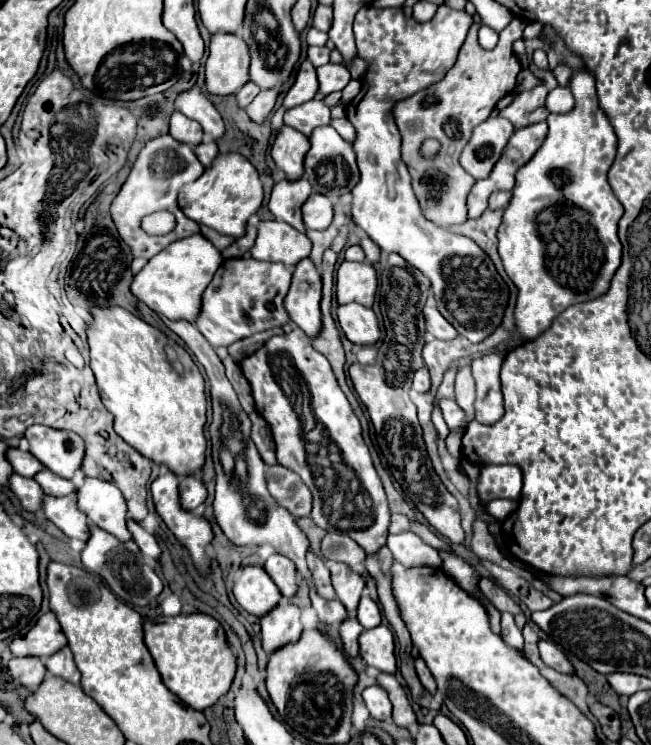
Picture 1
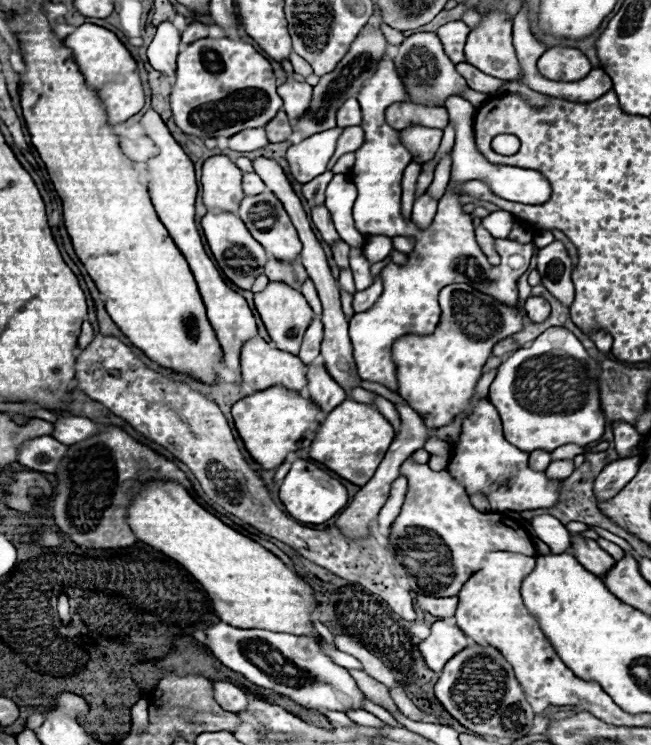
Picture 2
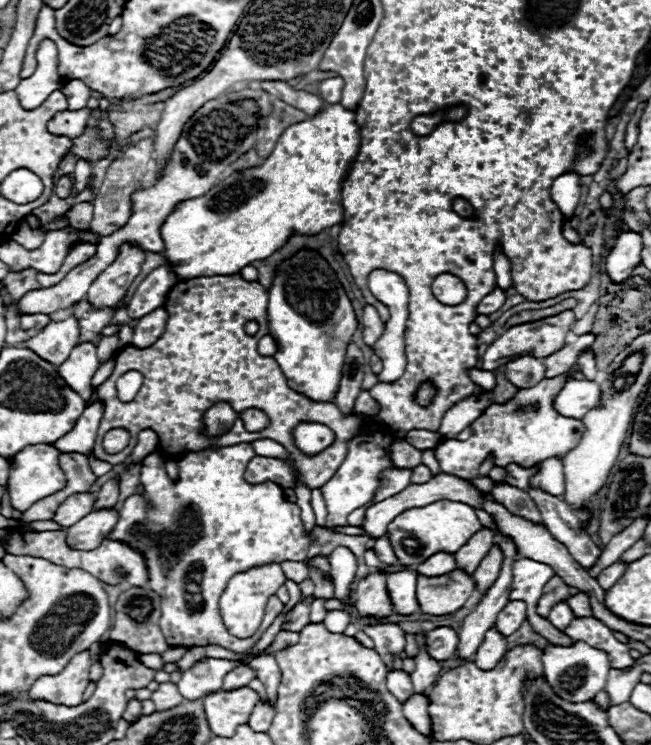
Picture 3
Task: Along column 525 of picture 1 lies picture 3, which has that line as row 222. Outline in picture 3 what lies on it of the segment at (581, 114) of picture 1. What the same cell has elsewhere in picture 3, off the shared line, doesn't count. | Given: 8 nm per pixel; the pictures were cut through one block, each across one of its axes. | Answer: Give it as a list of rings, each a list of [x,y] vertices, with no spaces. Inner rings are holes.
[[[328,104],[320,114],[298,122],[284,130],[276,142],[272,154],[256,168],[234,172],[222,184],[214,186],[208,194],[180,202],[176,210],[166,218],[162,226],[164,254],[168,264],[178,272],[180,280],[198,276],[230,276],[254,260],[268,258],[278,250],[292,232],[318,234],[324,228],[340,224],[344,220],[342,208],[342,182],[348,176],[350,164],[360,146],[360,128],[356,114],[346,110],[342,104]]]

